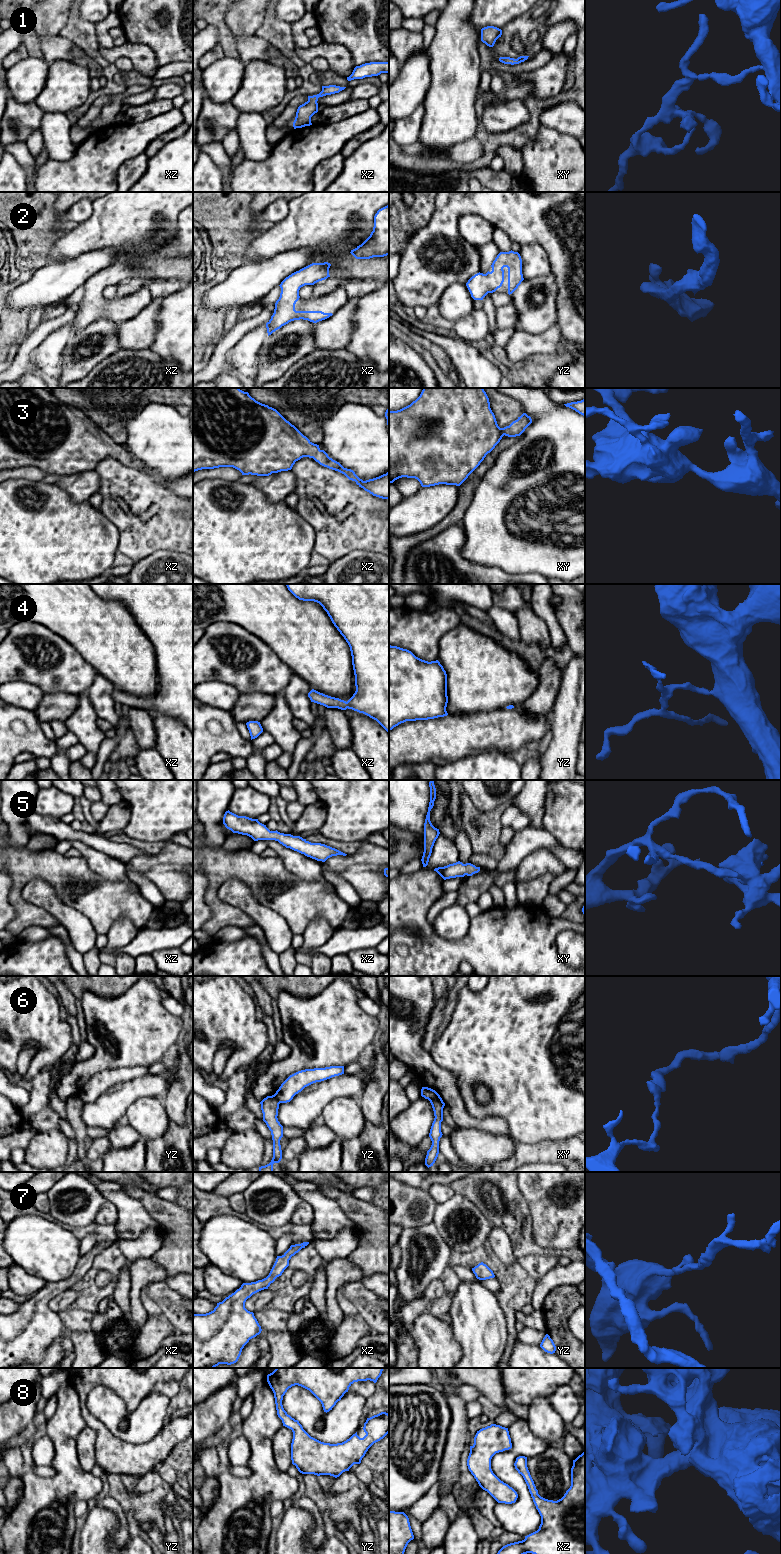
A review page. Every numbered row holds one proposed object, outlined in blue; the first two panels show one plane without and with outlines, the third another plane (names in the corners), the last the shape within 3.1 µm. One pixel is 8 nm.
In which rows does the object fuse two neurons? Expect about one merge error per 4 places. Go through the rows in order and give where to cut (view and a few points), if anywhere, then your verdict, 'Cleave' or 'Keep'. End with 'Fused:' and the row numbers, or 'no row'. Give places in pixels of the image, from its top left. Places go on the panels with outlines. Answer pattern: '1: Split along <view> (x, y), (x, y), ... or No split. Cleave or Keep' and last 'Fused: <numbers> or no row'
1: No split. Keep
2: No split. Keep
3: No split. Keep
4: No split. Keep
5: No split. Keep
6: Split along xy (428, 1098), (437, 1100), (443, 1106). Cleave
7: No split. Keep
8: No split. Keep
Fused: 6

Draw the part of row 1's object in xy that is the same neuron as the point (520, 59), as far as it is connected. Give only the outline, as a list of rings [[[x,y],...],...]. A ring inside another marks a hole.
[[[520,56],[517,59],[510,58],[510,57],[500,57],[499,61],[502,62],[502,63],[504,63],[504,64],[514,65],[514,64],[519,64],[521,62],[524,62],[525,60],[528,59],[528,57],[529,56]]]

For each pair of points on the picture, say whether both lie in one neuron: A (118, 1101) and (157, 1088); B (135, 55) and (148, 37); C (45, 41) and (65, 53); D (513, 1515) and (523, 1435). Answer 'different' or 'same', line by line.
A: same
B: different
C: same
D: same

